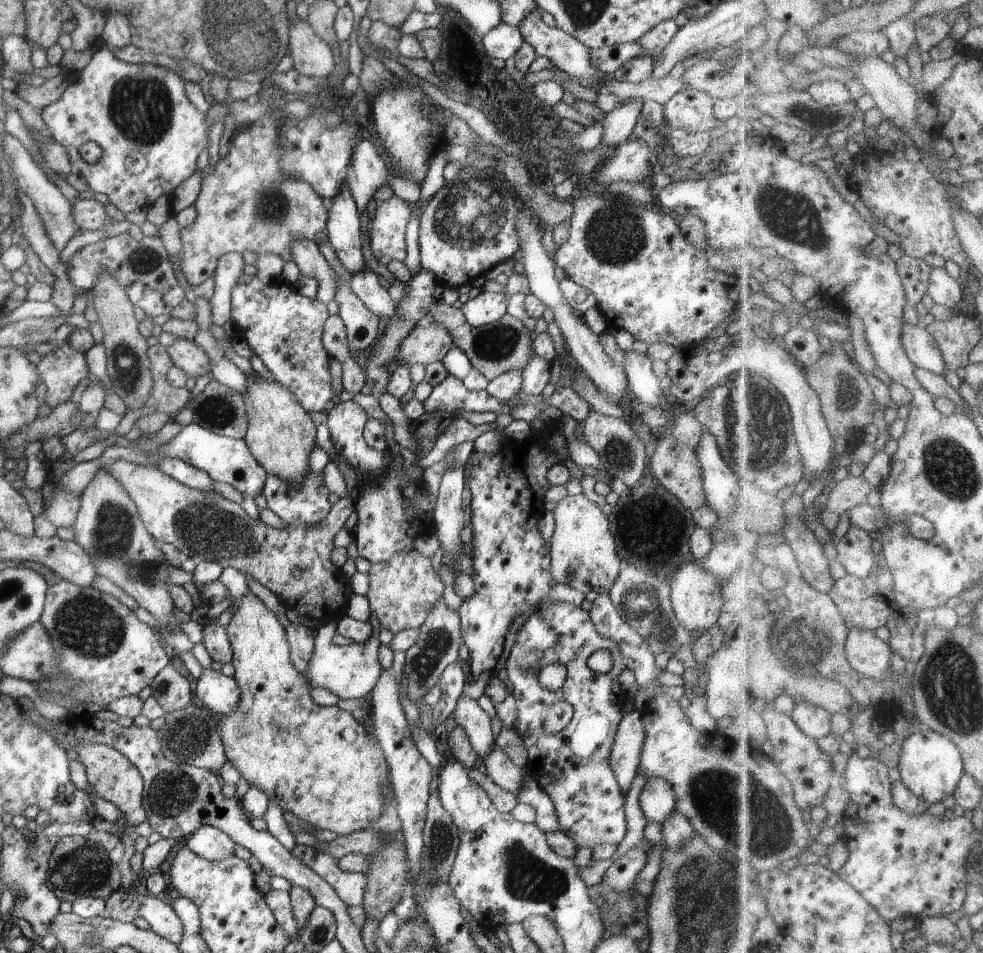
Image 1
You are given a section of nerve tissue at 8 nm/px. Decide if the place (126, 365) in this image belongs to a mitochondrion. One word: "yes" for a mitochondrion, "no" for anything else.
yes

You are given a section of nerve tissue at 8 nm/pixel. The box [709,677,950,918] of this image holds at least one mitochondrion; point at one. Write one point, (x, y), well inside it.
(922, 850)

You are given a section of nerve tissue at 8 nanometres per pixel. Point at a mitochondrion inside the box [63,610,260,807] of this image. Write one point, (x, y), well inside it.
(190, 736)

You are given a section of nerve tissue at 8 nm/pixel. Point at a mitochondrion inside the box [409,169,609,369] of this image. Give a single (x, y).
(473, 215)

